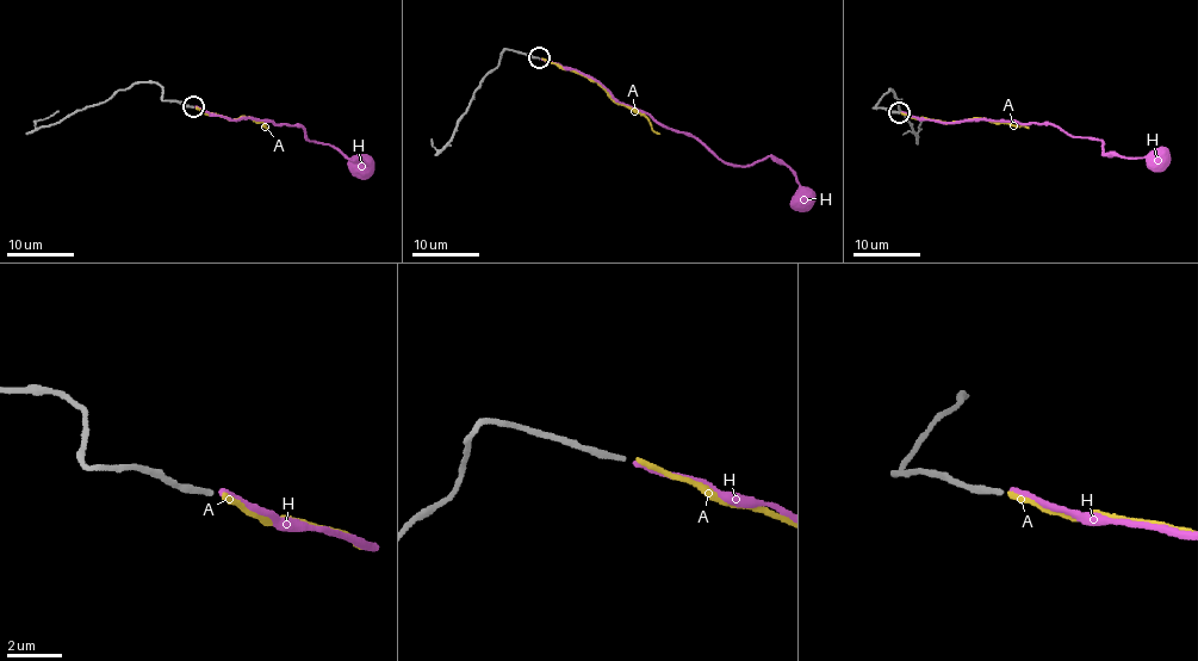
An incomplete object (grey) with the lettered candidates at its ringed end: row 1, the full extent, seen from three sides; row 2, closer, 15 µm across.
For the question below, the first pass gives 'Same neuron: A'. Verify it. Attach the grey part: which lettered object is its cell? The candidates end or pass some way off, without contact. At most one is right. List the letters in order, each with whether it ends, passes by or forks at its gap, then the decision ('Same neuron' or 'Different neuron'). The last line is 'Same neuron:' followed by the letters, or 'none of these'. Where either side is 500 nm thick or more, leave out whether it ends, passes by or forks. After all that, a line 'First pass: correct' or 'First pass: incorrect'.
A: It ends there. Same neuron
H: It ends there. Different neuron
Same neuron: A
First pass: correct

